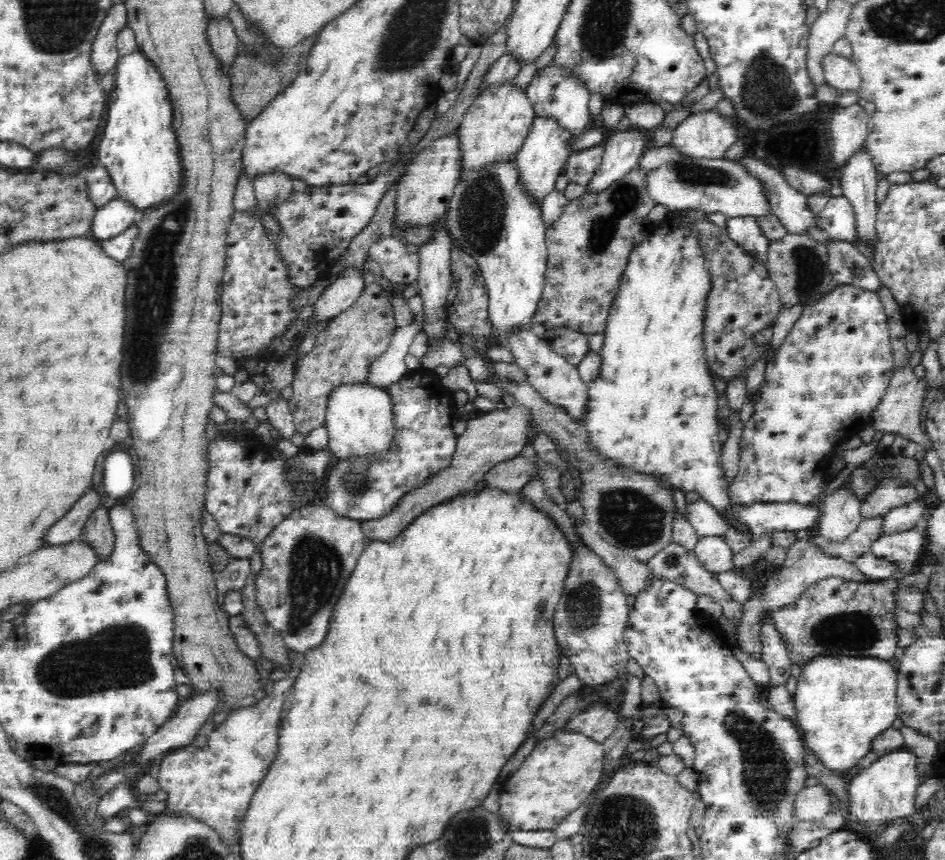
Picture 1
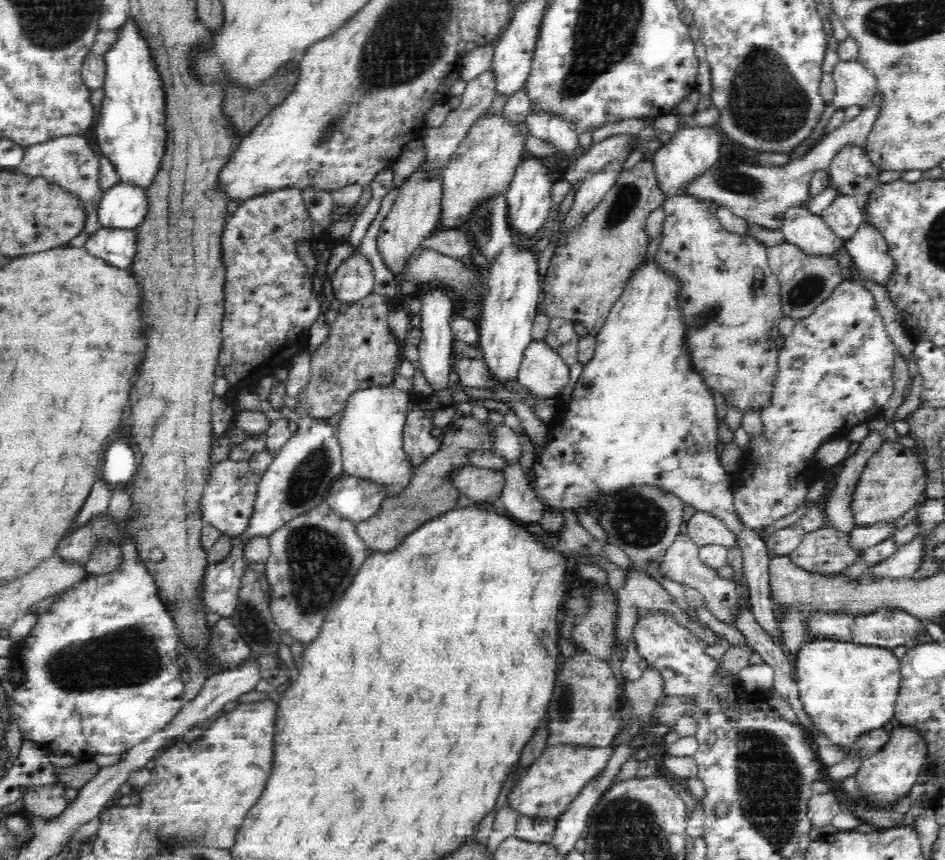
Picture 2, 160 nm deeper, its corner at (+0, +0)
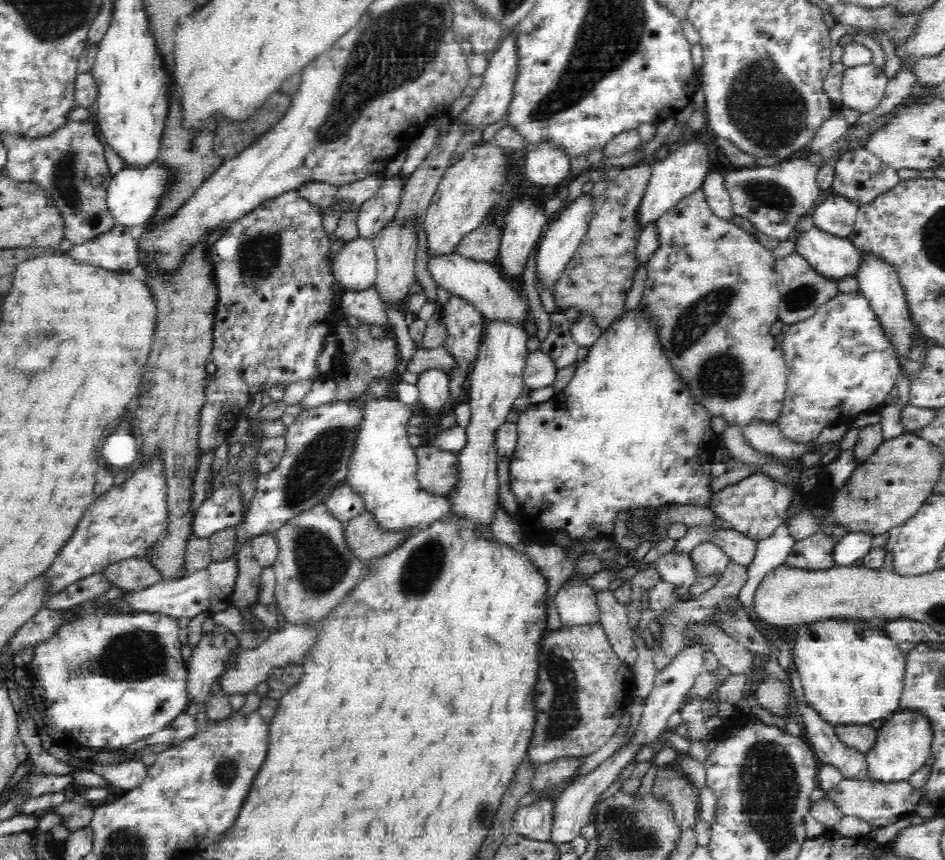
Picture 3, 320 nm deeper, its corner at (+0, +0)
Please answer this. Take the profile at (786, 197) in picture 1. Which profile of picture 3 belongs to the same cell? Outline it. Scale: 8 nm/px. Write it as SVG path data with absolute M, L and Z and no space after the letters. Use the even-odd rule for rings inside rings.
M816 226L799 232L794 252L800 254L818 273L834 277L838 282L846 276L854 276L860 264L861 252L852 241L828 234Z

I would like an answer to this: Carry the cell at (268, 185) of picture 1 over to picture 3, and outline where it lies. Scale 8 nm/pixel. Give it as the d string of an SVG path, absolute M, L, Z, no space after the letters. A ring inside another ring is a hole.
M290 190L288 192L284 192L284 194L278 195L277 198L266 200L261 206L258 206L258 208L254 208L252 212L246 214L246 216L242 216L242 218L238 218L238 220L234 220L234 222L232 222L232 224L229 224L224 230L222 237L219 240L216 240L216 242L214 242L214 244L209 247L209 256L212 260L212 263L214 264L214 275L216 275L216 283L218 283L218 312L216 312L216 318L214 318L214 344L212 346L212 354L210 354L209 356L209 360L214 362L216 366L216 372L214 372L214 374L210 376L214 377L214 382L212 382L212 384L209 384L208 381L208 385L206 386L206 400L204 400L204 406L202 406L202 412L200 412L200 434L198 434L198 439L200 439L200 451L202 451L202 454L206 454L206 452L210 452L210 450L214 451L215 448L224 439L230 436L230 434L235 429L238 419L244 415L242 414L242 411L245 409L246 405L250 404L254 395L260 392L266 392L272 386L278 386L278 384L282 384L282 386L286 387L288 386L288 384L308 380L309 378L312 378L312 376L318 374L318 369L316 369L316 360L320 355L320 352L322 352L322 348L324 348L324 340L326 336L329 333L333 333L334 328L337 325L338 320L340 319L340 315L334 312L334 293L332 292L334 292L335 280L333 280L332 276L331 256L330 250L328 250L329 244L330 243L328 240L328 236L324 231L322 217L320 217L320 214L316 213L314 206L310 205L310 202L306 200L306 198L303 198L303 196L300 195L297 190Z

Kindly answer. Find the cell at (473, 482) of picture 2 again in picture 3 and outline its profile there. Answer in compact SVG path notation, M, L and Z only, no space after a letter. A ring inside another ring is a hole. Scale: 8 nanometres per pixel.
M415 444L418 457L417 481L422 490L428 494L448 497L460 484L458 455L443 451L436 446L419 446Z

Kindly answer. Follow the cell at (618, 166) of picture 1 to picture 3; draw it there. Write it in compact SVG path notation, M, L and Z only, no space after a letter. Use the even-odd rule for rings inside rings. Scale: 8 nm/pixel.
M580 194L568 208L564 207L551 219L547 233L539 240L539 250L536 257L536 276L548 288L559 277L559 274L564 272L566 264L570 262L576 249L587 234L590 220L593 216L594 204L595 200L592 198L592 194Z

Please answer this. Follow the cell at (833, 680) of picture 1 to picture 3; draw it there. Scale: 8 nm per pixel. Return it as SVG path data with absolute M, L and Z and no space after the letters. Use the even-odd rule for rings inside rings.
M824 620L799 626L797 627L796 632L796 641L791 649L791 653L793 654L793 662L789 668L793 668L798 672L800 681L802 681L802 688L804 689L804 698L806 701L808 701L808 705L813 710L818 712L818 715L822 718L822 721L826 721L826 723L832 726L832 728L852 725L879 725L879 723L891 718L897 712L903 690L906 653L899 648L898 643L886 638L886 635L879 630L879 627L869 626L869 623L856 620Z

